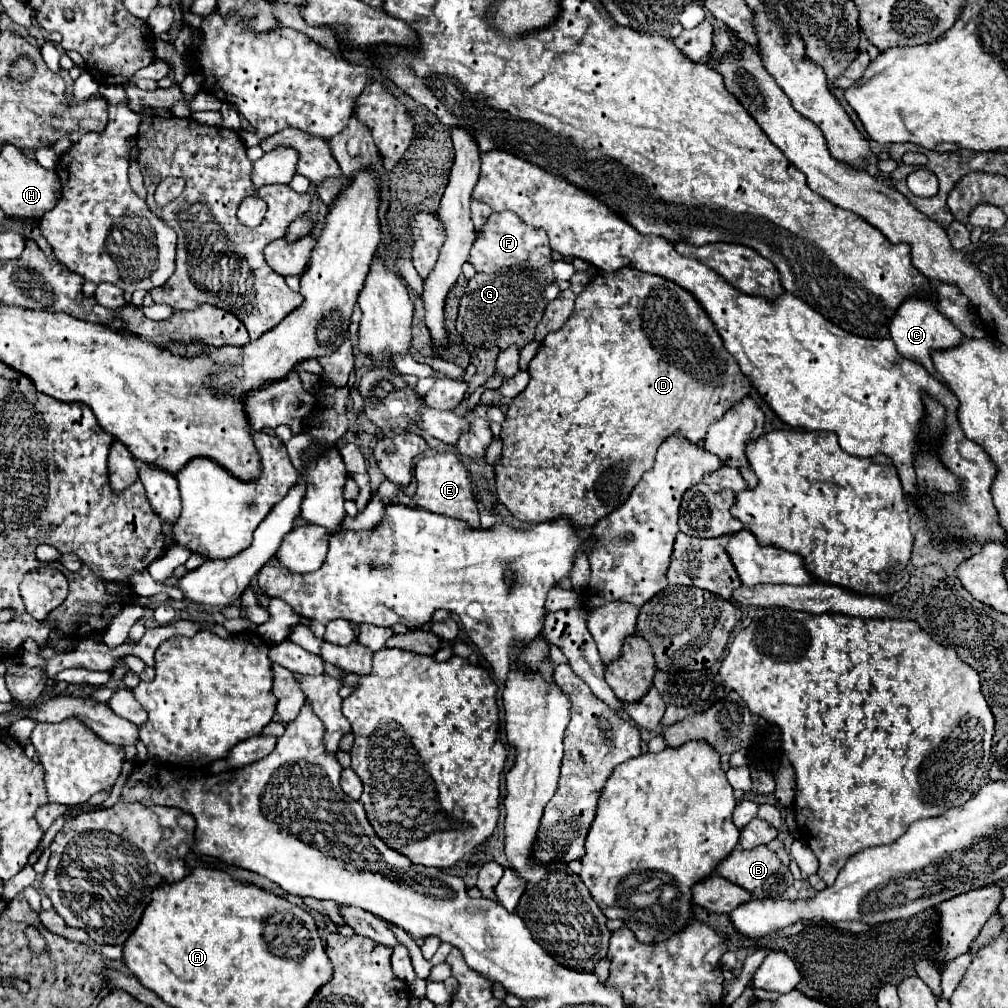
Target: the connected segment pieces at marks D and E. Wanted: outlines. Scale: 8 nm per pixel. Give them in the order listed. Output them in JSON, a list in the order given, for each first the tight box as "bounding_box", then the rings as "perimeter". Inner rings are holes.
[{"bounding_box":[496,266,752,528],"perimeter":[[[634,266],[620,268],[618,272],[612,272],[612,274],[598,270],[592,276],[590,284],[576,298],[576,308],[574,308],[572,316],[568,318],[568,322],[560,330],[550,332],[544,338],[544,342],[538,348],[538,354],[530,362],[528,372],[530,372],[530,382],[528,382],[526,390],[520,392],[510,402],[506,420],[502,424],[502,434],[500,434],[502,462],[500,462],[500,466],[496,466],[496,472],[498,472],[496,474],[496,488],[498,488],[496,496],[502,504],[506,504],[506,508],[518,520],[544,522],[544,520],[552,520],[558,516],[568,516],[578,528],[594,526],[598,520],[602,520],[604,516],[608,516],[610,512],[614,512],[628,500],[632,488],[640,482],[642,474],[652,468],[656,450],[666,436],[674,434],[676,430],[686,430],[686,432],[690,432],[690,436],[696,436],[696,442],[704,440],[708,426],[714,424],[716,420],[720,420],[726,410],[730,410],[738,400],[742,400],[752,390],[748,376],[744,376],[744,372],[736,364],[734,356],[730,352],[724,354],[722,338],[716,332],[714,322],[710,320],[710,316],[706,314],[702,304],[688,290],[674,284],[672,280],[636,270]]]},{"bounding_box":[412,452,480,528],"perimeter":[[[436,452],[432,456],[422,458],[416,464],[414,474],[416,474],[416,480],[418,480],[418,490],[416,490],[414,498],[412,498],[416,506],[426,508],[426,510],[436,512],[436,514],[466,520],[474,528],[480,524],[470,474],[468,474],[466,466],[460,462],[460,458],[454,452]]]}]

